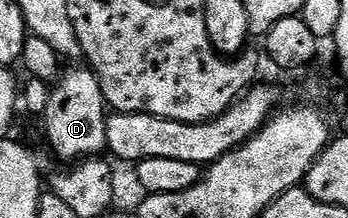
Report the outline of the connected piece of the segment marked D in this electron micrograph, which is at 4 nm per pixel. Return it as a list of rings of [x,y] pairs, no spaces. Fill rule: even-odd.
[[[70,66],[59,75],[51,87],[48,106],[44,113],[46,120],[46,140],[50,148],[66,162],[81,162],[98,158],[107,151],[106,121],[108,105],[100,90],[100,82],[89,67]]]

